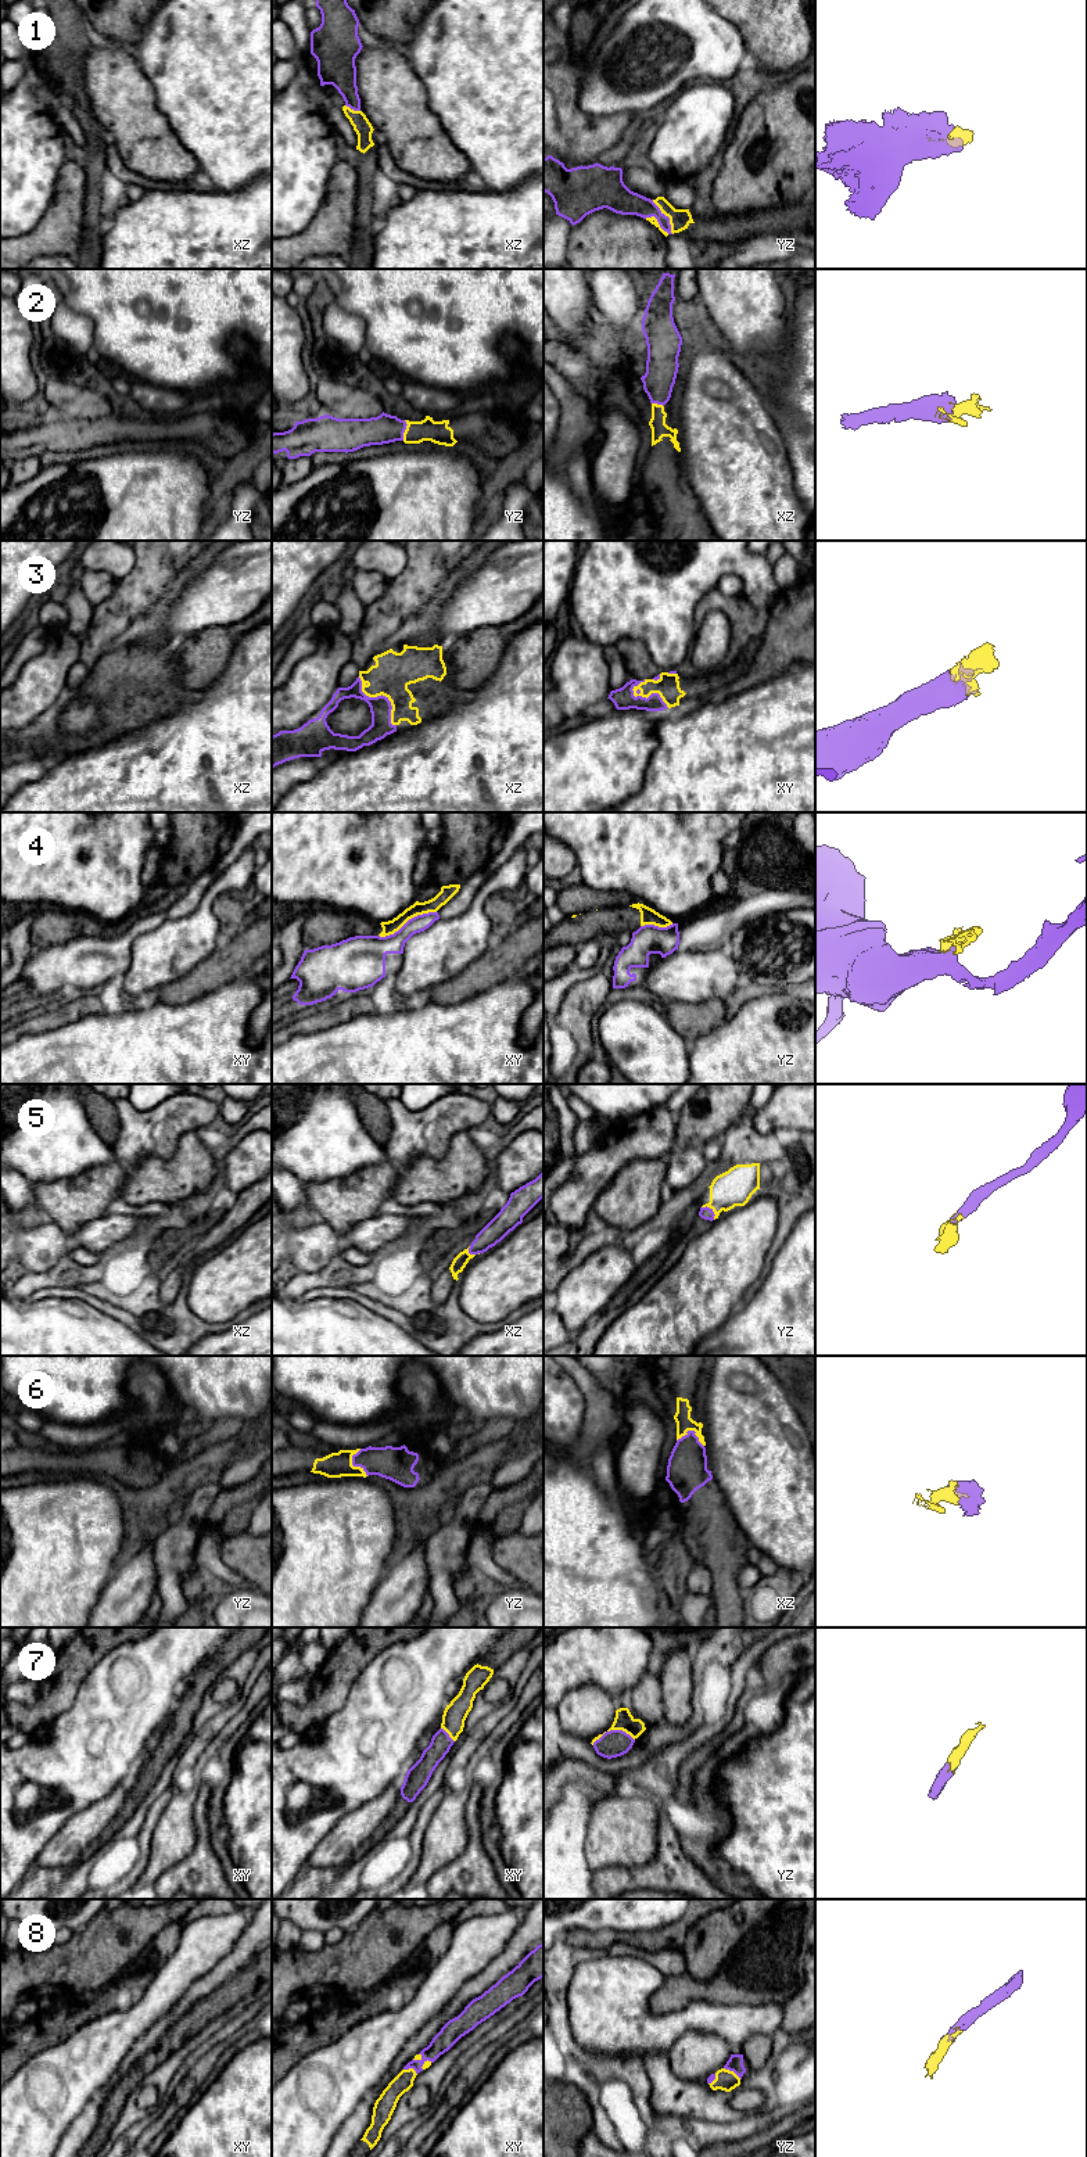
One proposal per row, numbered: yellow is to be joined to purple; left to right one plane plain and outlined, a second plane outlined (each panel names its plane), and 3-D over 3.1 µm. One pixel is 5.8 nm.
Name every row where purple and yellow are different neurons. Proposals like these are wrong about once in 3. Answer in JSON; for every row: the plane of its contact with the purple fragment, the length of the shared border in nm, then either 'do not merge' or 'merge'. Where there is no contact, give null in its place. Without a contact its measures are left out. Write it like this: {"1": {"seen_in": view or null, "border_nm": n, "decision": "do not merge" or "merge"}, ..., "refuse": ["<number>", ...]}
{"1": {"seen_in": "yz", "border_nm": 240, "decision": "merge"}, "2": {"seen_in": "yz", "border_nm": 120, "decision": "merge"}, "3": {"seen_in": "xz", "border_nm": 360, "decision": "merge"}, "4": {"seen_in": "xy", "border_nm": 360, "decision": "do not merge"}, "5": {"seen_in": "yz", "border_nm": 110, "decision": "merge"}, "6": {"seen_in": "yz", "border_nm": 170, "decision": "merge"}, "7": {"seen_in": "yz", "border_nm": 260, "decision": "merge"}, "8": {"seen_in": "yz", "border_nm": 120, "decision": "merge"}, "refuse": ["4"]}

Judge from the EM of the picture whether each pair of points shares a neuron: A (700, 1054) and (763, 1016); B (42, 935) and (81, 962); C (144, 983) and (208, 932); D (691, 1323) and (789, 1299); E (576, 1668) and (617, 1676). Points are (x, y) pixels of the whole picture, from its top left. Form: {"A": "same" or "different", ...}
{"A": "same", "B": "different", "C": "same", "D": "different", "E": "same"}

